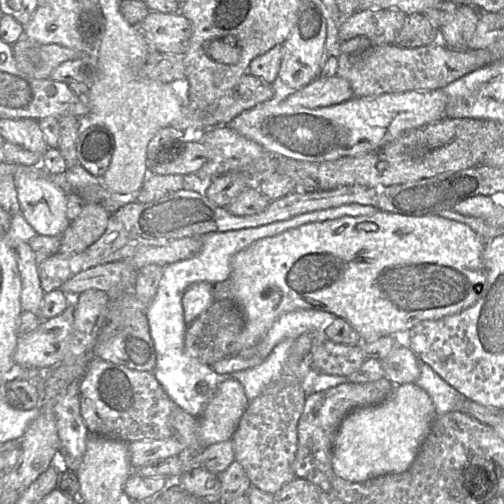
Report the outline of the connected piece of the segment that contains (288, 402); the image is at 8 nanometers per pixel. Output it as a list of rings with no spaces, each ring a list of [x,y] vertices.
[[[284,379],[269,384],[262,393],[249,402],[232,437],[234,457],[244,468],[252,485],[275,494],[296,476],[293,464],[298,445],[297,427],[304,409],[307,394],[296,380]]]

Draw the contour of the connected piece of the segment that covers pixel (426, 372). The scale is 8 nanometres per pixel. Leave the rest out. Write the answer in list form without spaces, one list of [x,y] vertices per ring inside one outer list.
[[[419,362],[420,376],[414,382],[430,396],[436,415],[452,411],[462,411],[466,398],[444,381],[429,365]]]

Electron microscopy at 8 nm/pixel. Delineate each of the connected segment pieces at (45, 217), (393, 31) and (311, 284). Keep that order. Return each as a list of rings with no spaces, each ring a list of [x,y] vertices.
[[[38,166],[18,167],[14,175],[20,213],[39,236],[61,236],[70,220],[66,215],[67,194]]]
[[[398,9],[357,10],[353,15],[340,19],[339,42],[363,35],[372,45],[394,44],[406,18],[407,15]]]
[[[378,210],[364,216],[343,216],[322,222],[311,222],[280,234],[255,241],[235,254],[231,260],[232,301],[240,309],[244,326],[237,338],[229,345],[228,355],[237,356],[240,351],[256,346],[267,334],[274,322],[283,314],[299,309],[316,309],[333,313],[345,319],[360,335],[361,343],[374,342],[380,337],[397,331],[410,330],[424,320],[437,320],[454,315],[472,306],[481,296],[486,283],[482,253],[485,240],[469,226],[437,215],[409,216]]]

